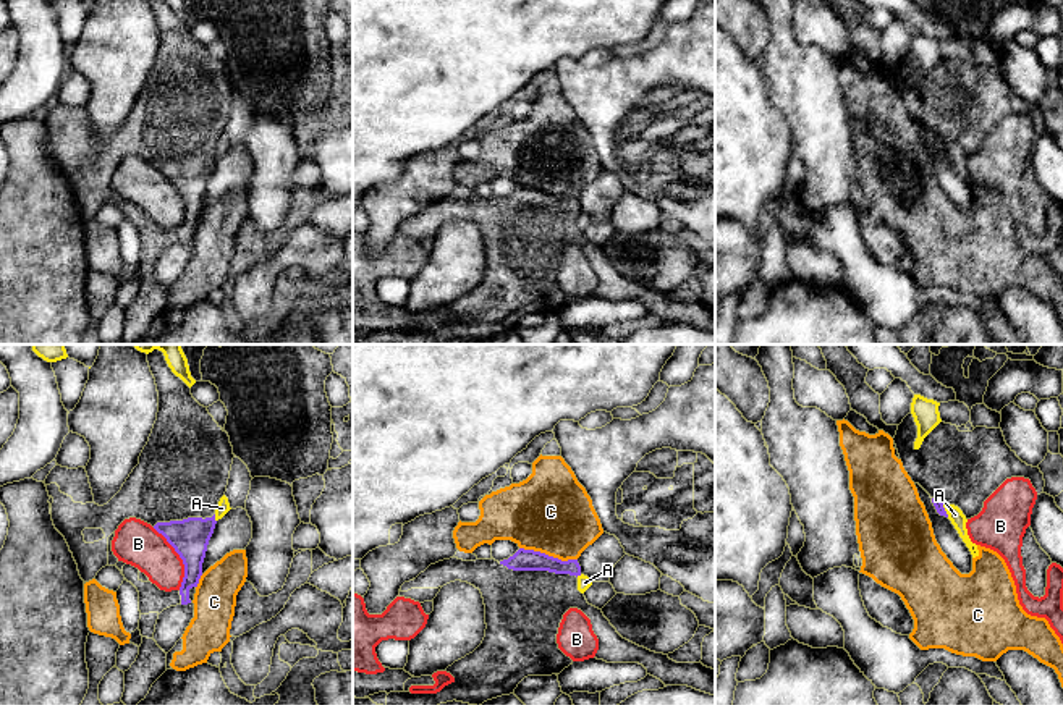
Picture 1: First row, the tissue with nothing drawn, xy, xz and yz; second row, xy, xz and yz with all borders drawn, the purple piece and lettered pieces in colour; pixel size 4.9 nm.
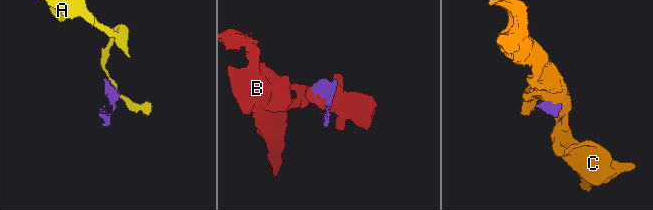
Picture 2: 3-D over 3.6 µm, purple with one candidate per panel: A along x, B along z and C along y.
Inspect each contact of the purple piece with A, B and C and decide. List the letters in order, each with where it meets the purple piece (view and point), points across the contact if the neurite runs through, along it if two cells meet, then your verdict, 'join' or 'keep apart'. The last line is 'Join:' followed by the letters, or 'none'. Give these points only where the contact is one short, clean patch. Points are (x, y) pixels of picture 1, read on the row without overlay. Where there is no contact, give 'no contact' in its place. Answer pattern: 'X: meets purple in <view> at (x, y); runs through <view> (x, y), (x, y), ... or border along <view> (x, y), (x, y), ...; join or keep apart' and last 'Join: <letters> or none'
A: meets purple in yz at (944, 147); border along yz (942, 141), (948, 154); keep apart
B: meets purple in xy at (180, 194); keep apart
C: meets purple in xz at (547, 193); keep apart
Join: none

